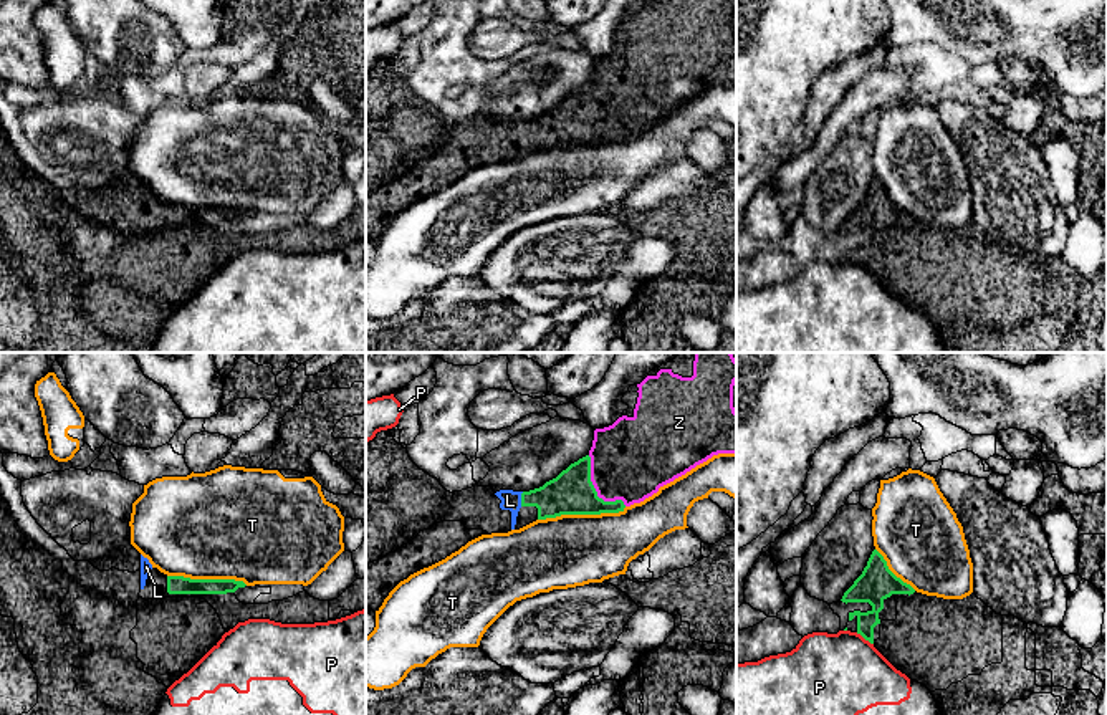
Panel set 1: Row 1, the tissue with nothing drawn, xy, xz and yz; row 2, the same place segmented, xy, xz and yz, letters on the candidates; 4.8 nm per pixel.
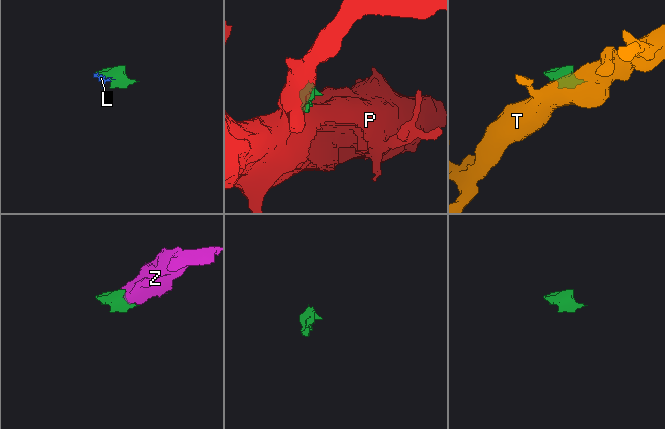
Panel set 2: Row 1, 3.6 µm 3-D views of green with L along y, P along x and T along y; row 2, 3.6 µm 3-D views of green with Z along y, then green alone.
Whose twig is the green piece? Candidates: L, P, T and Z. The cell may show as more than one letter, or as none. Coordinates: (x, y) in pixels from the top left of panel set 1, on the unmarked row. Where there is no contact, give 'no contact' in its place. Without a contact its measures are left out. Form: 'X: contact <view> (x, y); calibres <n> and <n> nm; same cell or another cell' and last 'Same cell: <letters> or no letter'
L: contact xz (522, 128); calibres 220 and 100 nm; same cell
P: contact yz (864, 267); calibres 150 and 440 nm; another cell
T: contact xz (581, 143); calibres 220 and 360 nm; another cell
Z: contact xz (594, 119); calibres 220 and 380 nm; same cell
Same cell: L, Z

